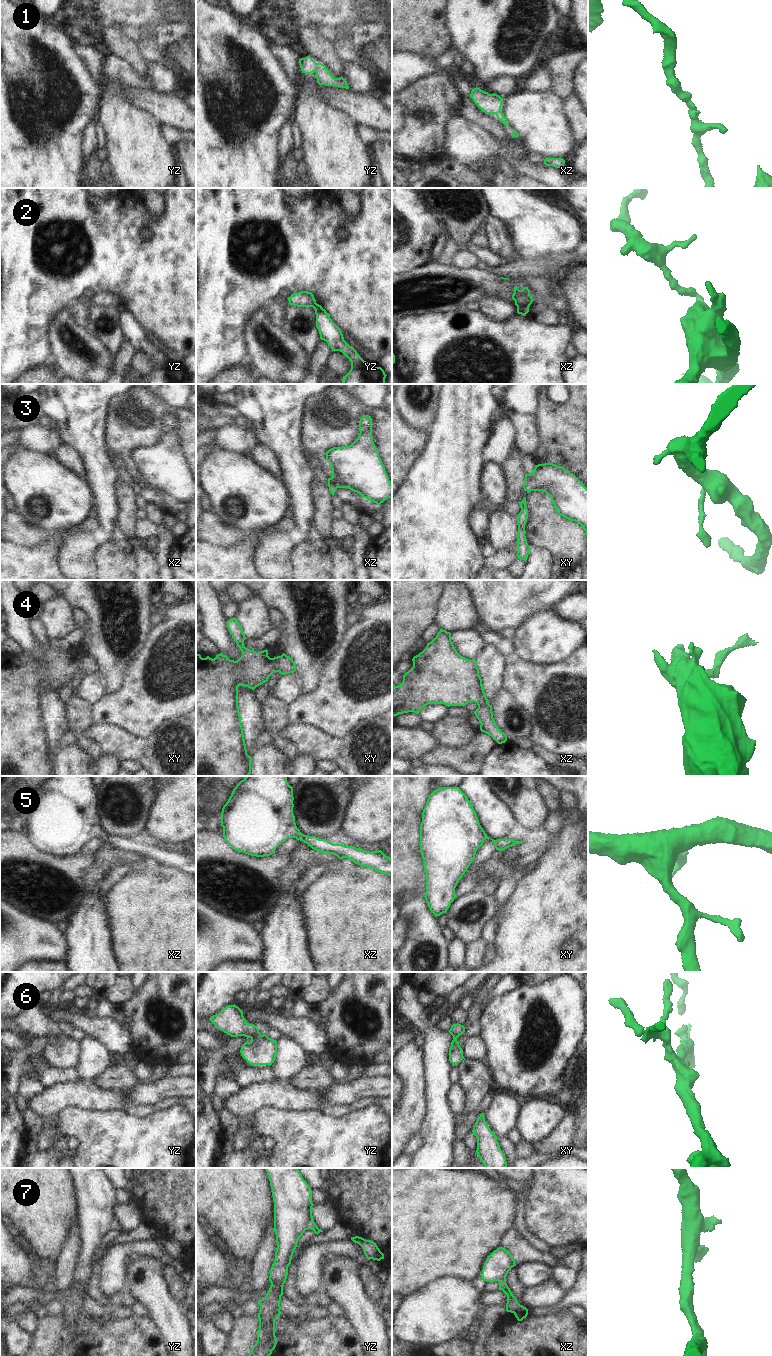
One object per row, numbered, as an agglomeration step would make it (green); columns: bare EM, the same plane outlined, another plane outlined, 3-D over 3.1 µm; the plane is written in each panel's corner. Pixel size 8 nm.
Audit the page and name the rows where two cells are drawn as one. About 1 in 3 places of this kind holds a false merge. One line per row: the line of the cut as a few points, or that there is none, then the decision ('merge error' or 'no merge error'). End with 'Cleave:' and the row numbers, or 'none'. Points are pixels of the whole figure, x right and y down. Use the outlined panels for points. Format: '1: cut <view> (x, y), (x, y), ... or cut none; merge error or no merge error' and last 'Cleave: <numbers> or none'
1: cut none; no merge error
2: cut xz (517, 305), (529, 306); merge error
3: cut none; no merge error
4: cut none; no merge error
5: cut none; no merge error
6: cut none; no merge error
7: cut none; no merge error
Cleave: 2

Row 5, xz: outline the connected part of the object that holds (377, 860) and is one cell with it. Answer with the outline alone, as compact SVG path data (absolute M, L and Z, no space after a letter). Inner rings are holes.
M245 776L222 808L221 826L225 841L238 852L264 857L274 854L276 848L288 838L296 838L316 851L333 854L339 859L348 858L355 864L392 876L392 859L381 850L370 852L302 834L295 823L293 800L293 787L287 782L287 776Z

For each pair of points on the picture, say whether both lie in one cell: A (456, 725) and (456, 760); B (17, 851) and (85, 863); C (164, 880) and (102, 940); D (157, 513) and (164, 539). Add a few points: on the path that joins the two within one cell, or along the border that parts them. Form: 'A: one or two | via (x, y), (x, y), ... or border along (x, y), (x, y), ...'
A: two | border along (477, 736), (471, 743), (463, 746), (441, 745)
B: one | via (34, 859), (49, 863), (68, 863)
C: two | border along (104, 909), (110, 946), (114, 955)
D: one | via (157, 519), (163, 533)

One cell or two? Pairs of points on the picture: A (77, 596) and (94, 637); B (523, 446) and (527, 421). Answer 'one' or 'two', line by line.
A: one
B: one

